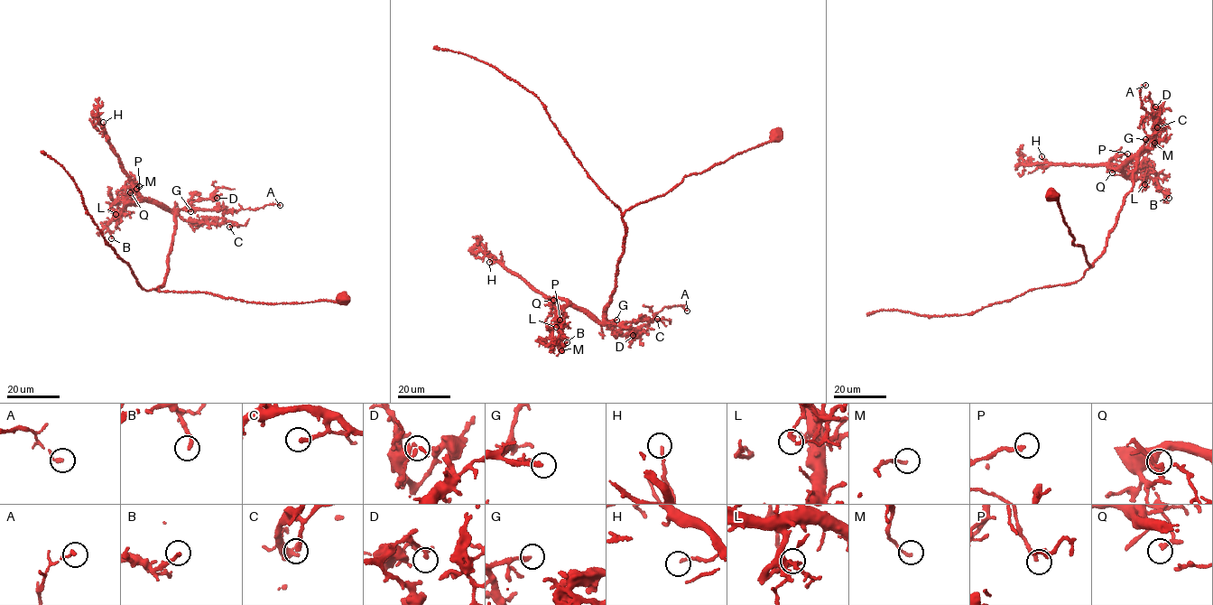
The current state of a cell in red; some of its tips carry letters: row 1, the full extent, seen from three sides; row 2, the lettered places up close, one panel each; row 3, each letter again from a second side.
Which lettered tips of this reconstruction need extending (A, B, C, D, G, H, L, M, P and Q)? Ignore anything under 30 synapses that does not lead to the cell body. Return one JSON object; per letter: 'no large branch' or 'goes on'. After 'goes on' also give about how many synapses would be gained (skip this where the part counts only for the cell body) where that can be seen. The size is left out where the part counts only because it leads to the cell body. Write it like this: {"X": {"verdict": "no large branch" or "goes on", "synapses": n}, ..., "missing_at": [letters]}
{"A": {"verdict": "no large branch"}, "B": {"verdict": "no large branch"}, "C": {"verdict": "no large branch"}, "D": {"verdict": "no large branch"}, "G": {"verdict": "goes on", "synapses": 70}, "H": {"verdict": "no large branch"}, "L": {"verdict": "no large branch"}, "M": {"verdict": "no large branch"}, "P": {"verdict": "no large branch"}, "Q": {"verdict": "no large branch"}, "missing_at": ["G"]}

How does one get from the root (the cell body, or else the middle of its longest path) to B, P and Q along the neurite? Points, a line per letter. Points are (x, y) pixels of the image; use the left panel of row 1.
B: (344, 299), (272, 304), (159, 291), (176, 212), (149, 200), (126, 206), (108, 225), (111, 238)
P: (344, 299), (272, 304), (203, 292), (159, 291), (168, 268), (176, 212), (139, 196), (133, 181), (139, 186)
Q: (344, 299), (272, 304), (203, 292), (159, 291), (168, 268), (176, 211), (143, 199), (133, 187), (130, 192)

